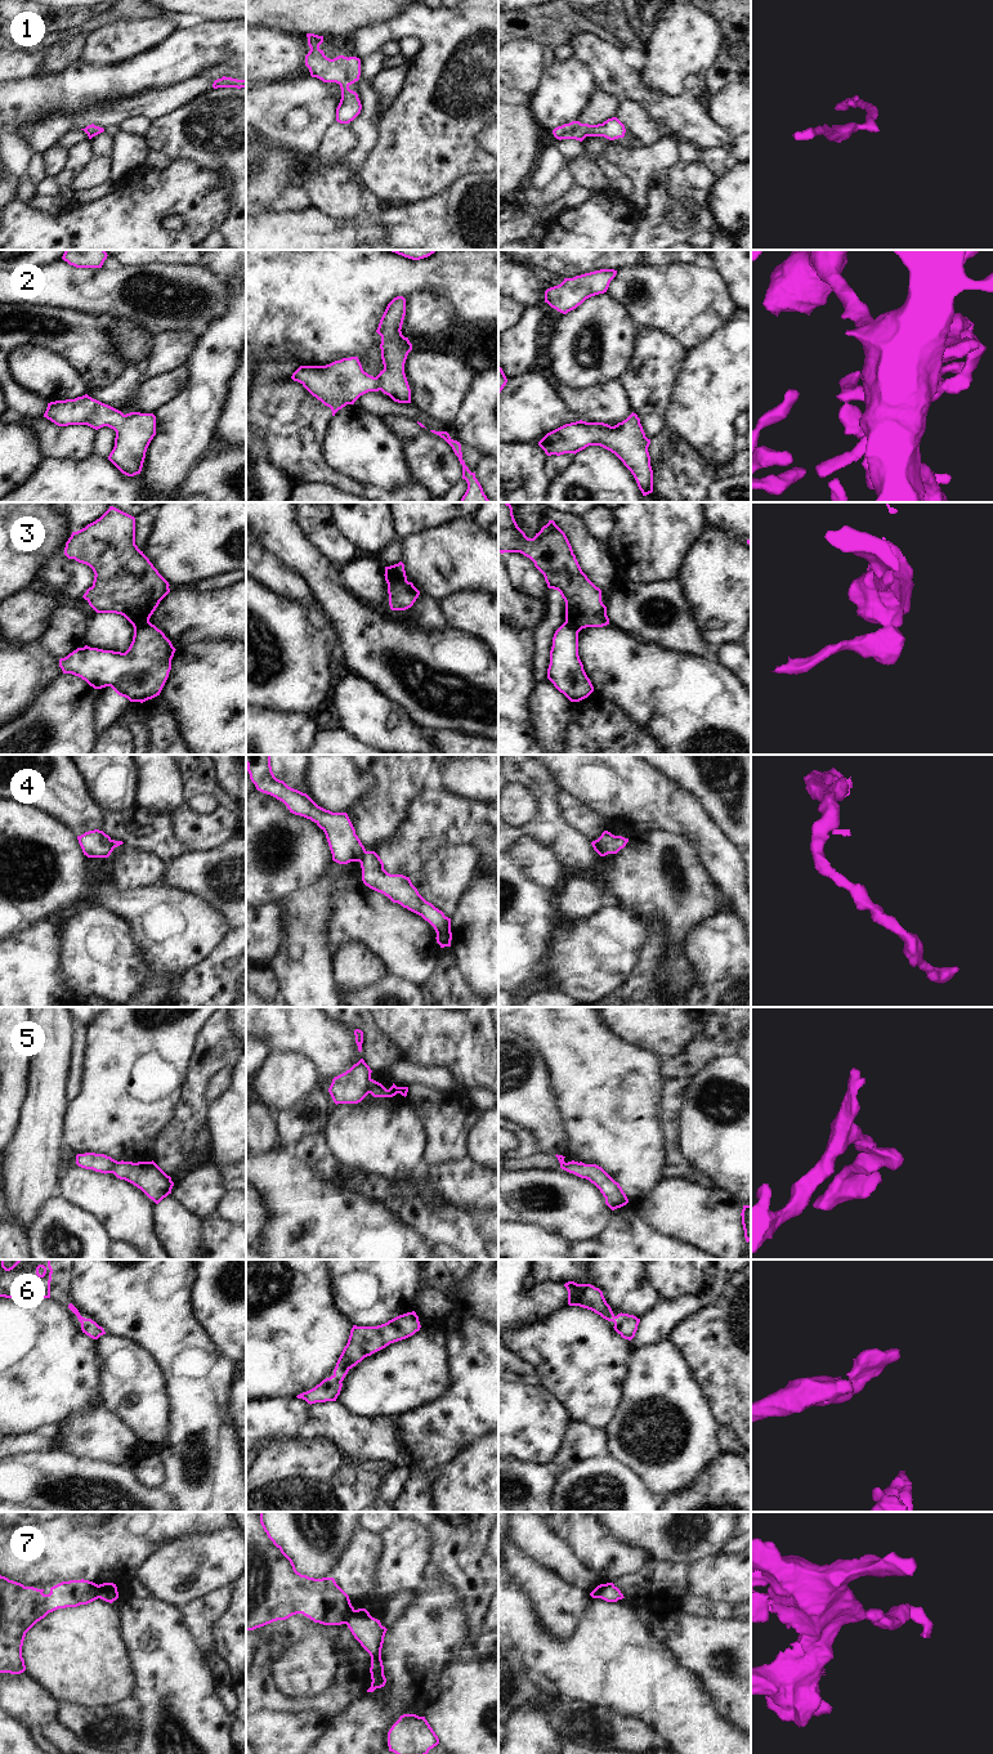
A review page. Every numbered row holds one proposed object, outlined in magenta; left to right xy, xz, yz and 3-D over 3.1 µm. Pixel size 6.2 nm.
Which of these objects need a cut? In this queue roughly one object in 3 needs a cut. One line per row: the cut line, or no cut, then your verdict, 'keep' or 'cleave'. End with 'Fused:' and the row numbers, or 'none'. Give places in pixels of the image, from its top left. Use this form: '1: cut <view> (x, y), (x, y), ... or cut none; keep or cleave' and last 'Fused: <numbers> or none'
1: cut none; keep
2: cut none; keep
3: cut xz (385, 571), (394, 580), (406, 581); cleave
4: cut xz (365, 850), (359, 862); cleave
5: cut yz (581, 1162), (562, 1168); cleave
6: cut none; keep
7: cut xz (354, 1610), (347, 1624); cleave
Fused: 3, 4, 5, 7

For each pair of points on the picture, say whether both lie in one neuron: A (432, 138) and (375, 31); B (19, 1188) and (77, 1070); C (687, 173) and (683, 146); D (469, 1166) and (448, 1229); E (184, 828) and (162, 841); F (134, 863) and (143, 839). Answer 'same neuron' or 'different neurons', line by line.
A: same neuron
B: different neurons
C: different neurons
D: different neurons
E: different neurons
F: different neurons

